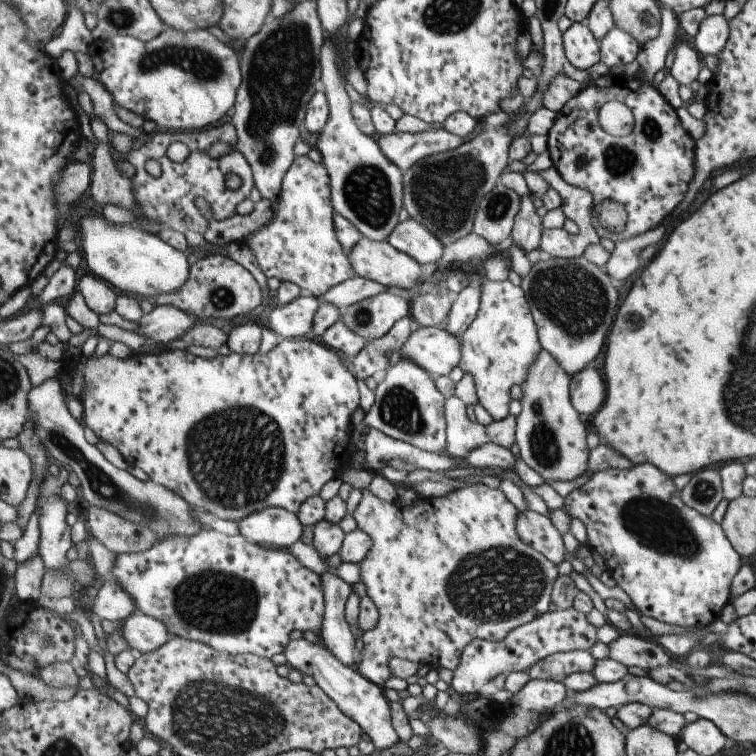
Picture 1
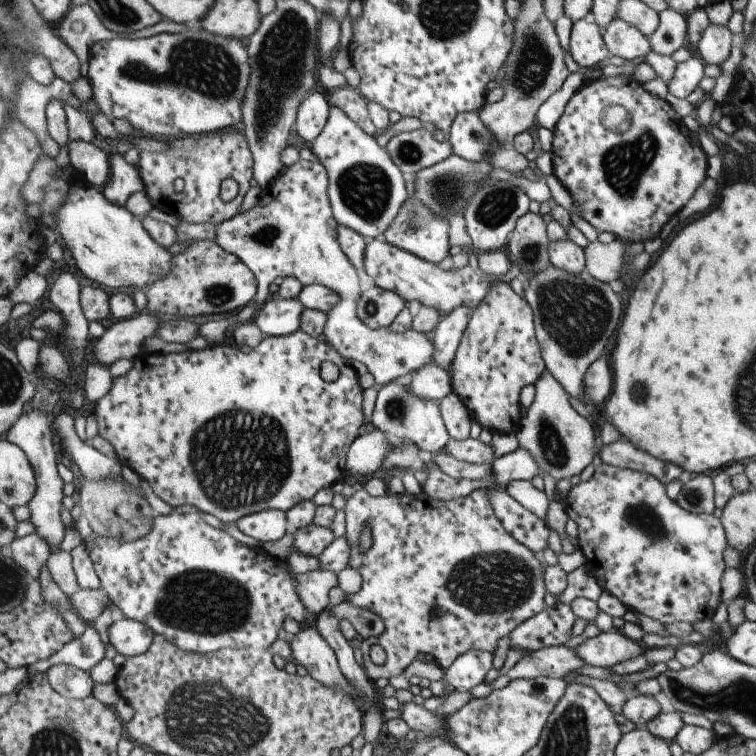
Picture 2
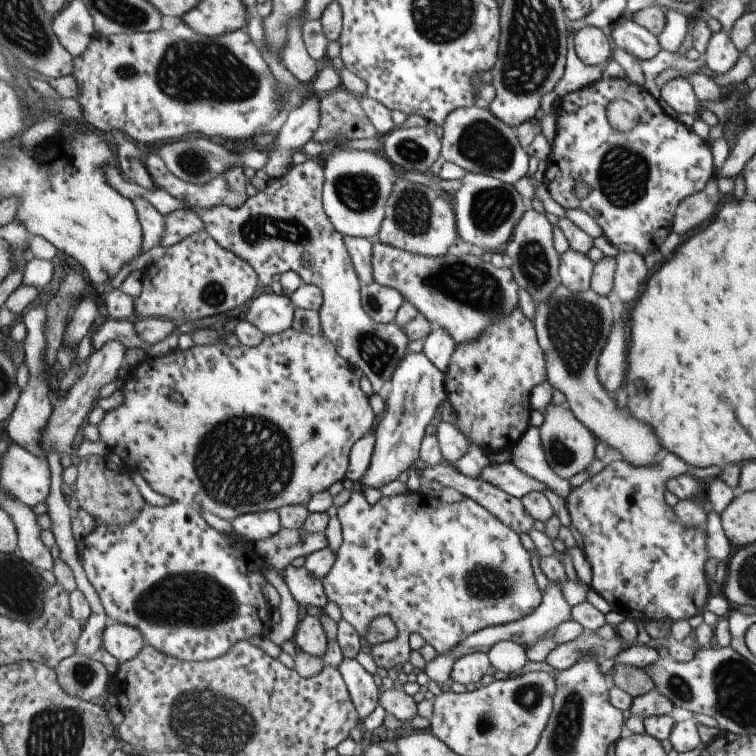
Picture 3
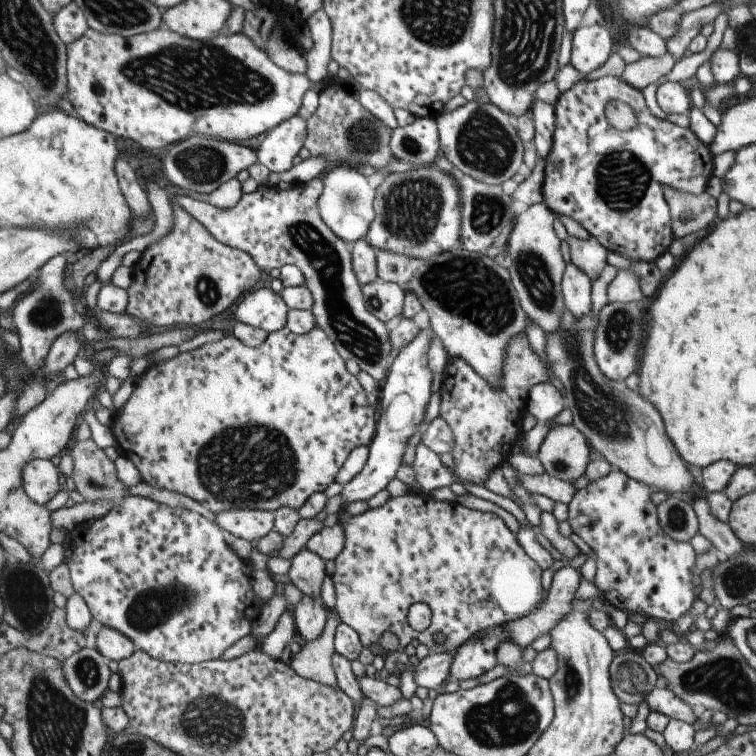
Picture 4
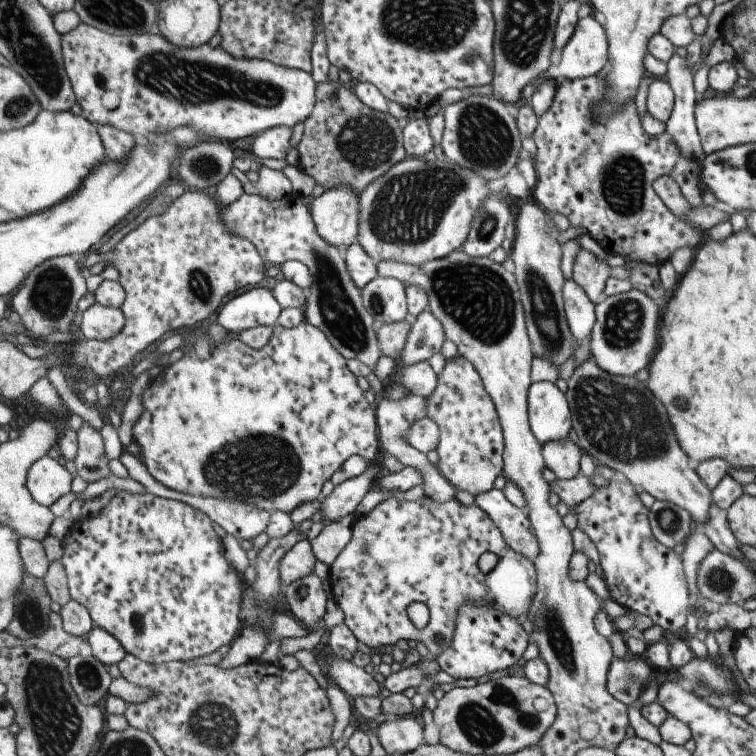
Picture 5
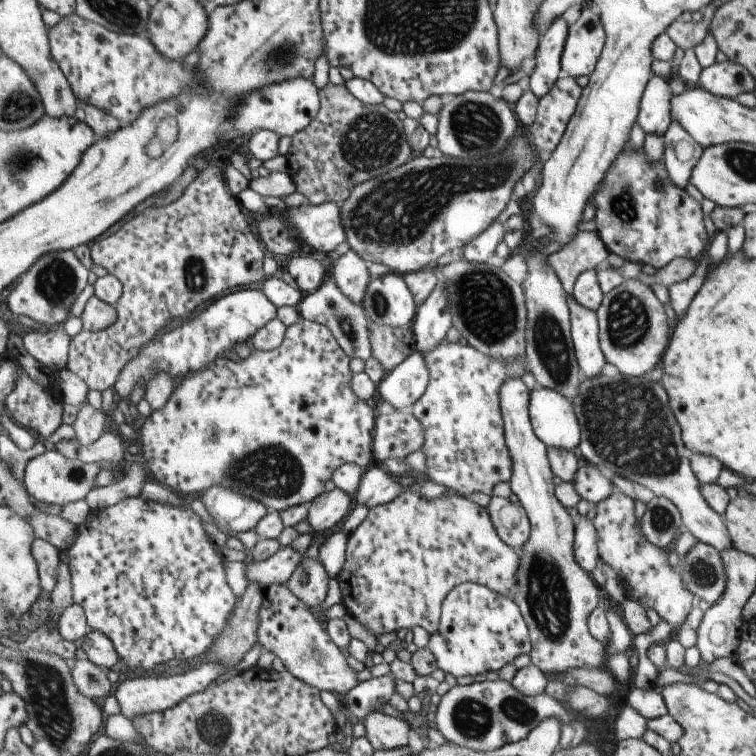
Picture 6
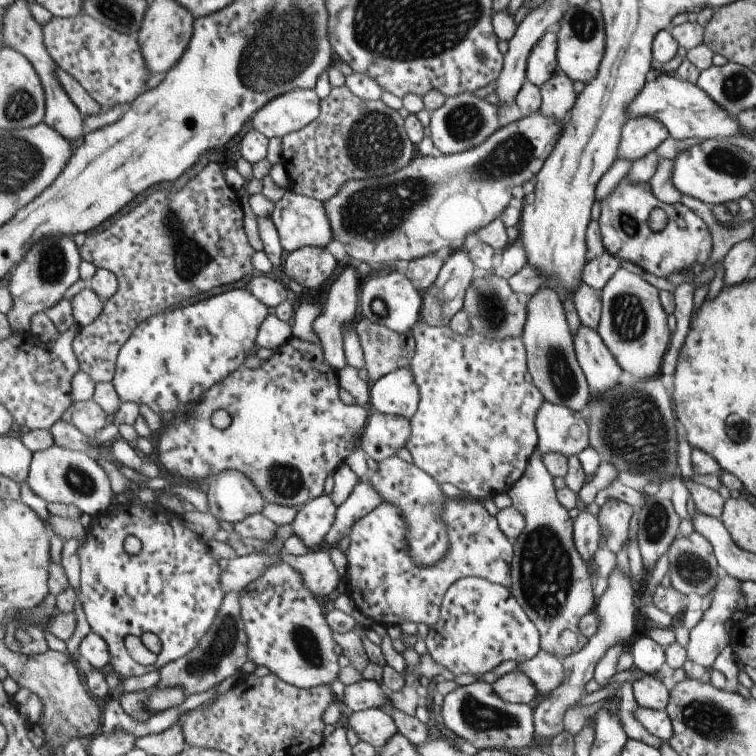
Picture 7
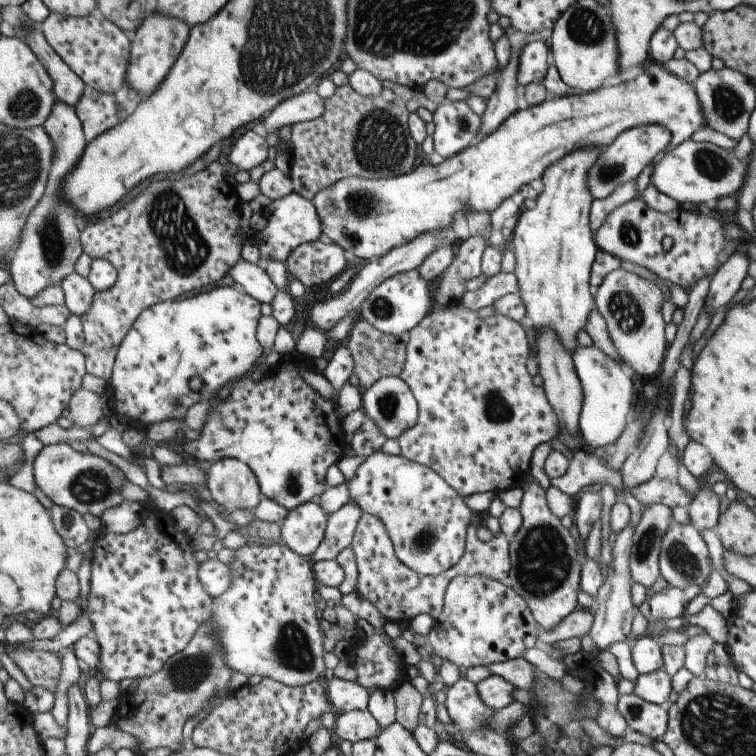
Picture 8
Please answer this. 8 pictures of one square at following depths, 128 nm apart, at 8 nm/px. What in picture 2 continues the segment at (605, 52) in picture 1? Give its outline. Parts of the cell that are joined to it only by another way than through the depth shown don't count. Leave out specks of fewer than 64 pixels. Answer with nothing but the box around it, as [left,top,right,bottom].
[601,16,650,62]

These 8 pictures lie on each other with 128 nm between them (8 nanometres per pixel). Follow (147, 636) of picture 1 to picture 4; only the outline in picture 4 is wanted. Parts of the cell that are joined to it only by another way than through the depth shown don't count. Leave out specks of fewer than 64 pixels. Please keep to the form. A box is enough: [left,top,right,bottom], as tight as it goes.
[96,626,138,660]

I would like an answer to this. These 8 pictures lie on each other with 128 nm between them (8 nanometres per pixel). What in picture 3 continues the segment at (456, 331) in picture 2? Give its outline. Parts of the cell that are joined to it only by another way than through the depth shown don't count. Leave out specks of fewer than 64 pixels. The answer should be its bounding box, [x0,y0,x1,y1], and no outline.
[422,328,457,373]

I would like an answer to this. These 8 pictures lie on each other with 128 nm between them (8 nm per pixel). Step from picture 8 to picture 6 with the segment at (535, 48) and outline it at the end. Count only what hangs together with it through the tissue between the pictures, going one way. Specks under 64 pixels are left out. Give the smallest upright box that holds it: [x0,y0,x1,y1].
[530,18,569,100]

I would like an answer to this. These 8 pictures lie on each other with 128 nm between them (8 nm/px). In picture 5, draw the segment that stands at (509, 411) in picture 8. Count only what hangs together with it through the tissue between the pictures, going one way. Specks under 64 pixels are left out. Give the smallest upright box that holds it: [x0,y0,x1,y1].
[427,356,506,495]

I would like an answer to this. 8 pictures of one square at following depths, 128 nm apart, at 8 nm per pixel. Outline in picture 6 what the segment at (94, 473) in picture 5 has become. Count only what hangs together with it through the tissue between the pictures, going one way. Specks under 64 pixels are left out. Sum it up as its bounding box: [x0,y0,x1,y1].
[73,403,107,446]

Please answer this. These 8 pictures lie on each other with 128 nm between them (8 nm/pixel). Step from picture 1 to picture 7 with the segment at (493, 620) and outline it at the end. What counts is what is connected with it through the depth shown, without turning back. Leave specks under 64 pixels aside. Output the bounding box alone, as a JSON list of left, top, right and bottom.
[346,498,514,630]

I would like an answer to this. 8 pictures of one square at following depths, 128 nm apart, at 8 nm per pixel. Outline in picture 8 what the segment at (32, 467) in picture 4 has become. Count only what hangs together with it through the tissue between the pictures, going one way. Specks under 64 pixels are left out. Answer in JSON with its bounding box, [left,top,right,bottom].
[33,442,127,516]

